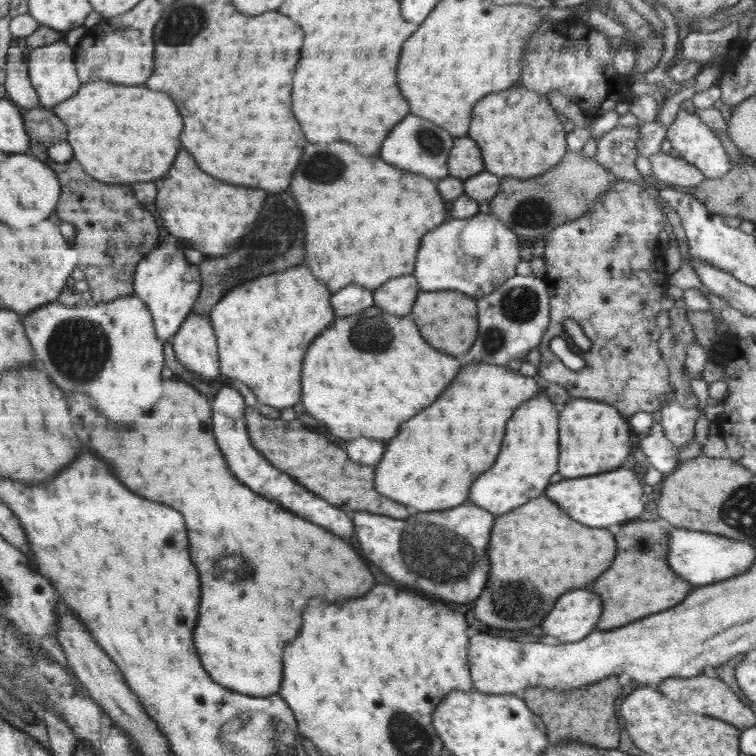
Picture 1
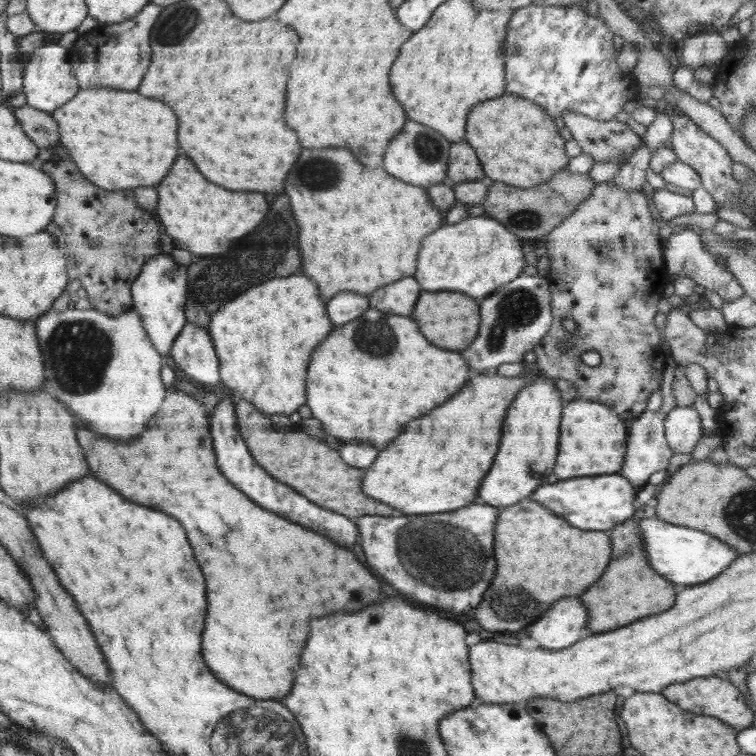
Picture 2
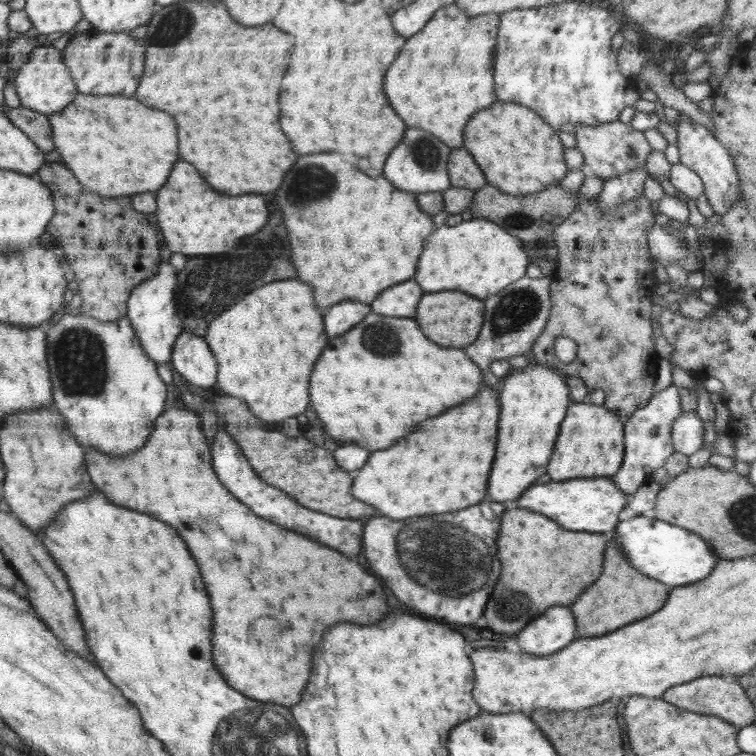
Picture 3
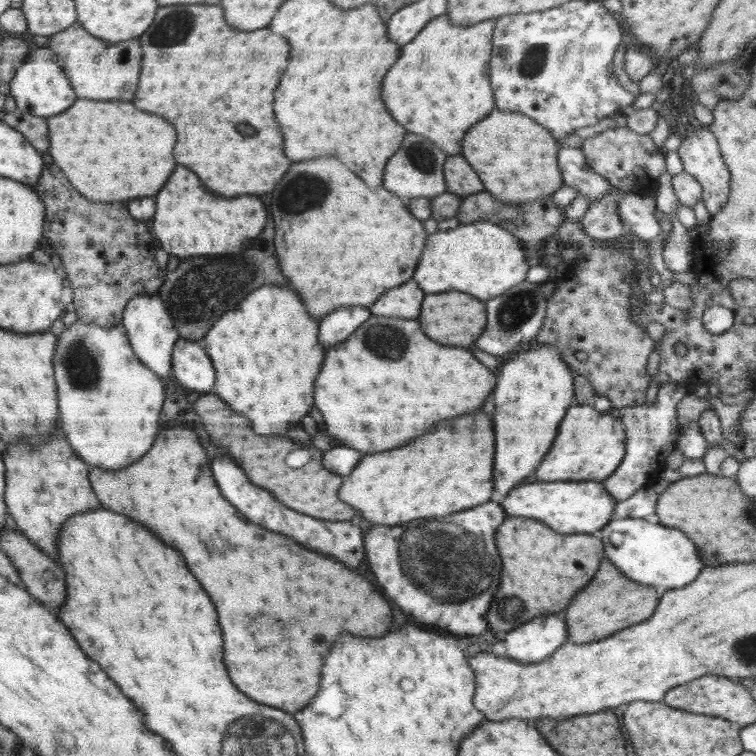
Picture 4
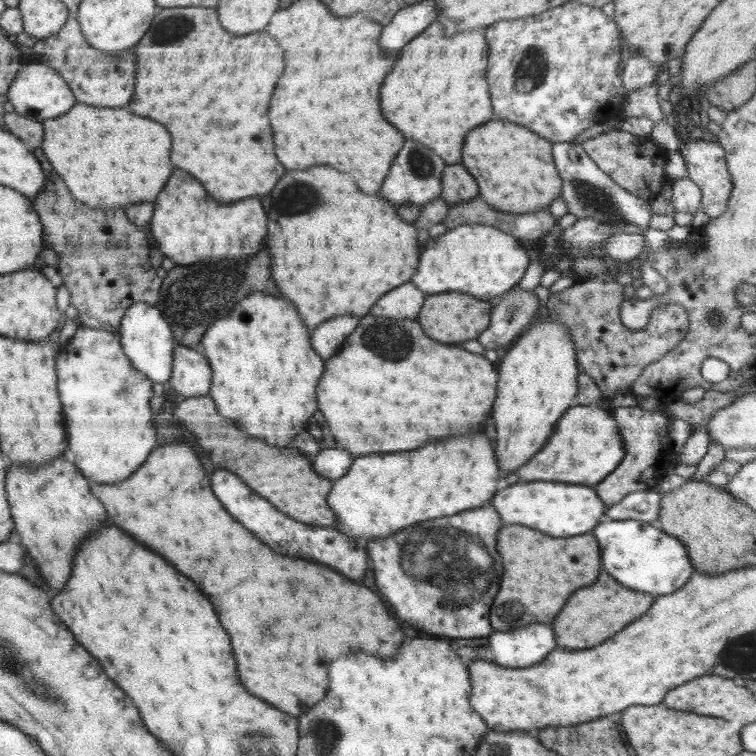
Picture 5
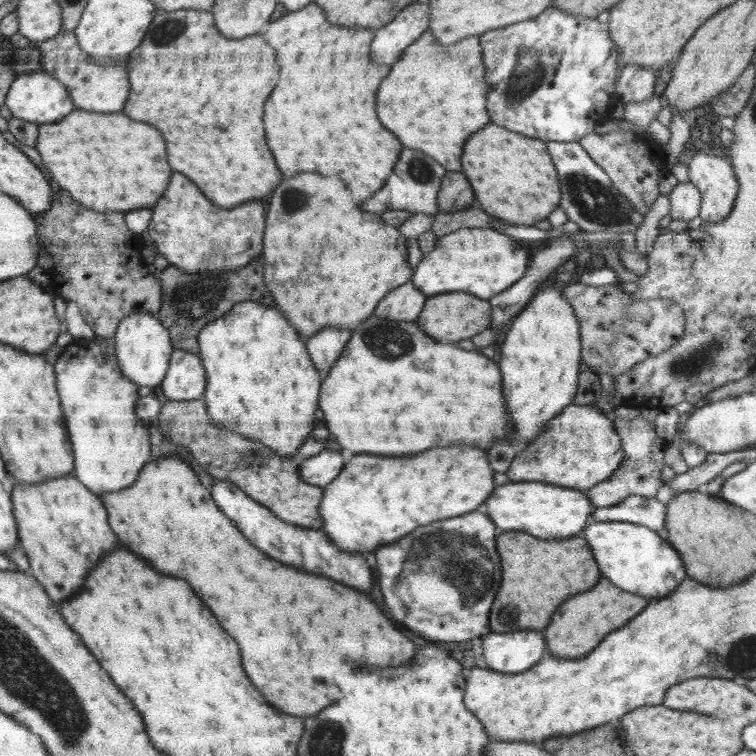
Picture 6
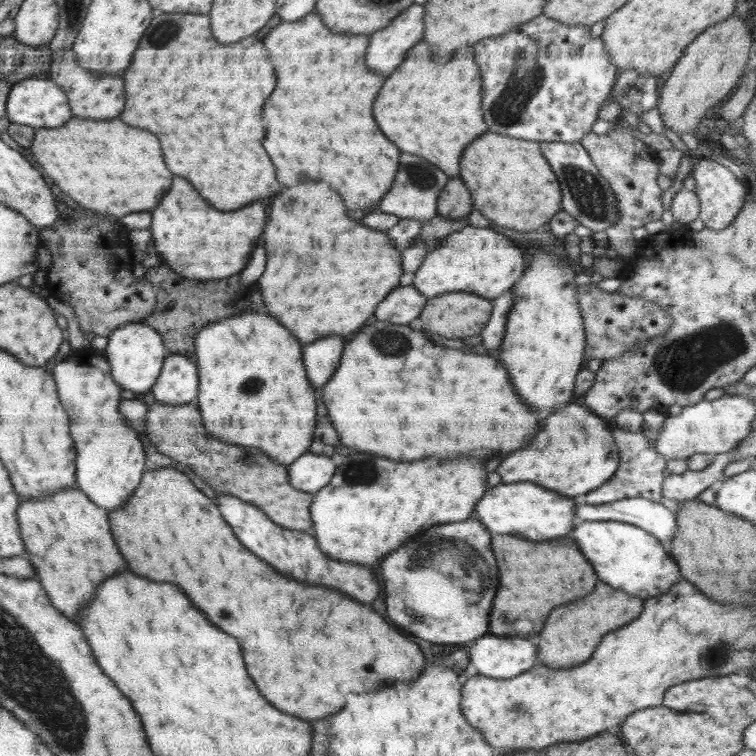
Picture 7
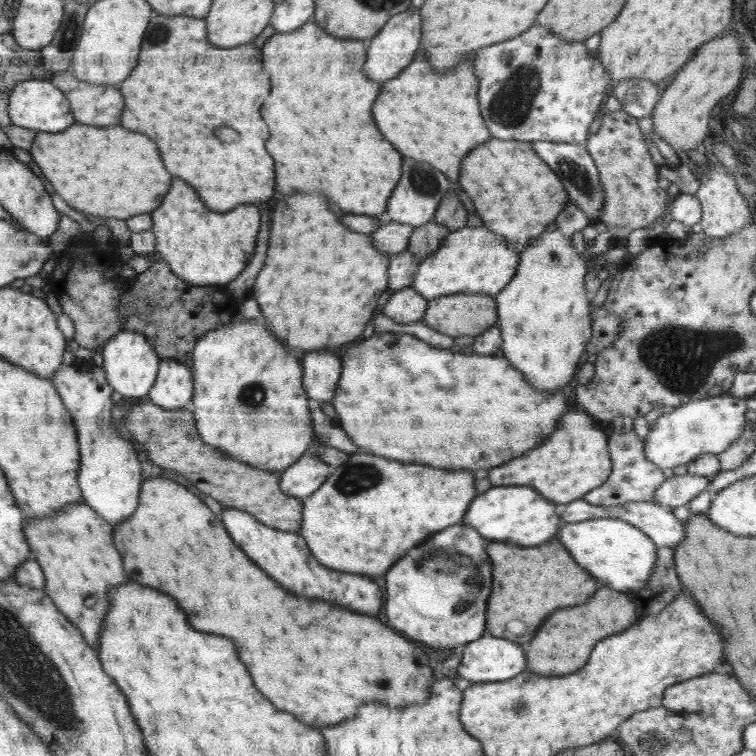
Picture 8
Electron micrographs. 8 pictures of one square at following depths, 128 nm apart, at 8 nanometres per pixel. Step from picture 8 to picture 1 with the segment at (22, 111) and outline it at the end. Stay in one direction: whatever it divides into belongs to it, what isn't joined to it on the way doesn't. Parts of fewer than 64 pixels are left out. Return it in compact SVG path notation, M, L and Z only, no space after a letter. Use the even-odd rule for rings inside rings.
M66 41L44 45L43 47L30 50L30 57L27 61L27 71L32 87L38 93L41 106L46 109L52 109L56 104L71 98L81 87L80 79L76 72L74 64L74 54L76 49L72 48Z

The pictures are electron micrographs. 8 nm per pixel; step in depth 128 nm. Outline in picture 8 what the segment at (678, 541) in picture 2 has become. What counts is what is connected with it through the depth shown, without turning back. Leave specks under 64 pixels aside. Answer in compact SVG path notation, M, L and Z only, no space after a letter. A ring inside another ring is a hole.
M594 518L584 522L566 524L556 534L574 560L586 568L596 580L621 591L639 591L647 588L652 568L656 566L656 543L636 526L618 518Z

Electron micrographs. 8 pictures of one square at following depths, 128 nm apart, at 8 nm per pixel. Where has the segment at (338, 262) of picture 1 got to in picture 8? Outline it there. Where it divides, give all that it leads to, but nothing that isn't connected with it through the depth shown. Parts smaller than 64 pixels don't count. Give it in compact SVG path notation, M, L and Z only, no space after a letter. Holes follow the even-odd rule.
M296 192L280 200L272 212L272 232L268 256L254 284L254 296L266 318L268 328L288 346L302 350L320 350L322 346L337 348L347 342L360 340L366 322L388 286L390 256L374 248L368 234L348 230L334 212L328 210L328 200L322 194Z

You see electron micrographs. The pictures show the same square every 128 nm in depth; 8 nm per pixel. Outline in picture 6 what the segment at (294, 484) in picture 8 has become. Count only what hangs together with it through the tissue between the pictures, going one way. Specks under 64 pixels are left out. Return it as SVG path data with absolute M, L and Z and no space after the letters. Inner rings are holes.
M325 448L322 452L320 452L320 454L306 458L306 460L301 462L299 470L300 479L312 485L325 487L327 484L330 484L330 482L332 482L332 480L334 480L340 472L342 472L346 459L347 454L344 454L344 452Z

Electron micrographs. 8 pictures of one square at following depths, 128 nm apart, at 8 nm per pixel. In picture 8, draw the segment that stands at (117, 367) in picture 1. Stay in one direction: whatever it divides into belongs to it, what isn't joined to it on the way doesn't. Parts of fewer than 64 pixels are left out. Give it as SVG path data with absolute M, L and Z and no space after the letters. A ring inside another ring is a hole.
M91 359L75 360L70 366L62 364L51 375L66 410L74 418L74 428L80 442L80 472L77 482L83 502L112 526L126 520L138 504L142 484L142 466L134 449L134 441L124 438L118 428L110 427L110 413L114 402L110 399L114 389L108 384L103 367L93 365ZM104 438L104 442L98 442Z

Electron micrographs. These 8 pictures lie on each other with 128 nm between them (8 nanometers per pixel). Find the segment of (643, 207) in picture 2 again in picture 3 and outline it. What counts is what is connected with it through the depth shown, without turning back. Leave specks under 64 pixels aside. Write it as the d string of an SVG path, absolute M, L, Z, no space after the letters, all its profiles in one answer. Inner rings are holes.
M598 195L584 199L554 230L554 242L558 248L558 267L549 286L551 311L546 328L536 338L531 351L537 364L560 372L565 377L578 377L590 392L602 390L606 394L603 406L620 416L625 423L636 410L646 406L658 376L658 366L663 360L654 349L652 329L652 299L659 281L652 267L652 255L648 250L649 229L661 222L652 212L652 202L643 195L628 199L614 209L602 213ZM558 336L568 337L578 345L576 358L562 362L554 356L554 341Z

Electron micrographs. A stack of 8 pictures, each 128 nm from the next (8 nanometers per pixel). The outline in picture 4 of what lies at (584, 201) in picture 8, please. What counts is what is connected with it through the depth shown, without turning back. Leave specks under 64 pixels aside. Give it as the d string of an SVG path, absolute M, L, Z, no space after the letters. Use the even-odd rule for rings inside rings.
M560 143L557 160L563 183L576 187L578 195L588 196L588 202L594 203L612 189L608 180L588 166L581 148L570 148ZM631 192L622 196L616 211L624 224L624 228L644 241L658 238L663 233L660 223L654 217L656 212L655 199L639 193Z

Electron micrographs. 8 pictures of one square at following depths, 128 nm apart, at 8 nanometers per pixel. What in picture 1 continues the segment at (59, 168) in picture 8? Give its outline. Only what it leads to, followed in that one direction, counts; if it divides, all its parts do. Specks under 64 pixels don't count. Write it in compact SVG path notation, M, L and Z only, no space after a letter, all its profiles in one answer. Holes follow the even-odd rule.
M96 79L81 85L74 96L56 104L52 112L67 127L66 140L72 146L75 160L82 164L84 172L108 184L158 180L168 172L180 150L178 138L180 132L184 130L182 116L178 114L174 102L164 92L152 92L146 86L126 86Z

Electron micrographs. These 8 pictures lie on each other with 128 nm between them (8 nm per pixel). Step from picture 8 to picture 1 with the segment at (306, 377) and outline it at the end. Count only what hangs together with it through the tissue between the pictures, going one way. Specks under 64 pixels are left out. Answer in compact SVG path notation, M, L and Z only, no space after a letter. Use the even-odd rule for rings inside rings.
M350 284L331 294L330 305L334 309L335 316L344 318L371 307L373 305L372 292L366 288L360 288L358 284Z

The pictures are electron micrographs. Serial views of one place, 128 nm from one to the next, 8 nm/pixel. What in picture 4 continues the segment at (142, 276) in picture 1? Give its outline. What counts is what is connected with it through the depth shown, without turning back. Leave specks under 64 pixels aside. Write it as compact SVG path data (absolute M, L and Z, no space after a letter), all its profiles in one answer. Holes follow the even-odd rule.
M158 294L136 295L127 302L123 310L123 319L121 325L124 327L132 351L136 357L144 363L153 372L156 372L160 378L172 377L172 351L174 345L180 338L178 329L174 326L172 315L164 307L162 299Z

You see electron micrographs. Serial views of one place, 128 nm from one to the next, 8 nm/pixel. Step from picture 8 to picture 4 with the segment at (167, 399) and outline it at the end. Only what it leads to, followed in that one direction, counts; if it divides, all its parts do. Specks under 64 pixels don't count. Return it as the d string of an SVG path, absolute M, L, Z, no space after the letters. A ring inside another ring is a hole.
M180 337L172 351L172 379L178 380L186 388L210 392L215 383L215 368L199 341Z

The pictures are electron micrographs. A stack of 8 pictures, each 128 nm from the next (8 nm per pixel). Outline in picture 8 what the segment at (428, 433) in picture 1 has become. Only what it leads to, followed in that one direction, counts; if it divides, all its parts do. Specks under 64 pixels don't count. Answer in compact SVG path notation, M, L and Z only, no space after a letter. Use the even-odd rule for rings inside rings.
M354 452L340 466L332 468L322 486L304 500L302 524L297 532L308 543L312 555L324 566L354 574L364 572L368 576L386 574L386 570L400 556L426 540L432 532L436 534L438 530L463 520L470 502L476 498L474 484L476 480L470 470L440 470L423 464L408 464L372 456L366 452Z

